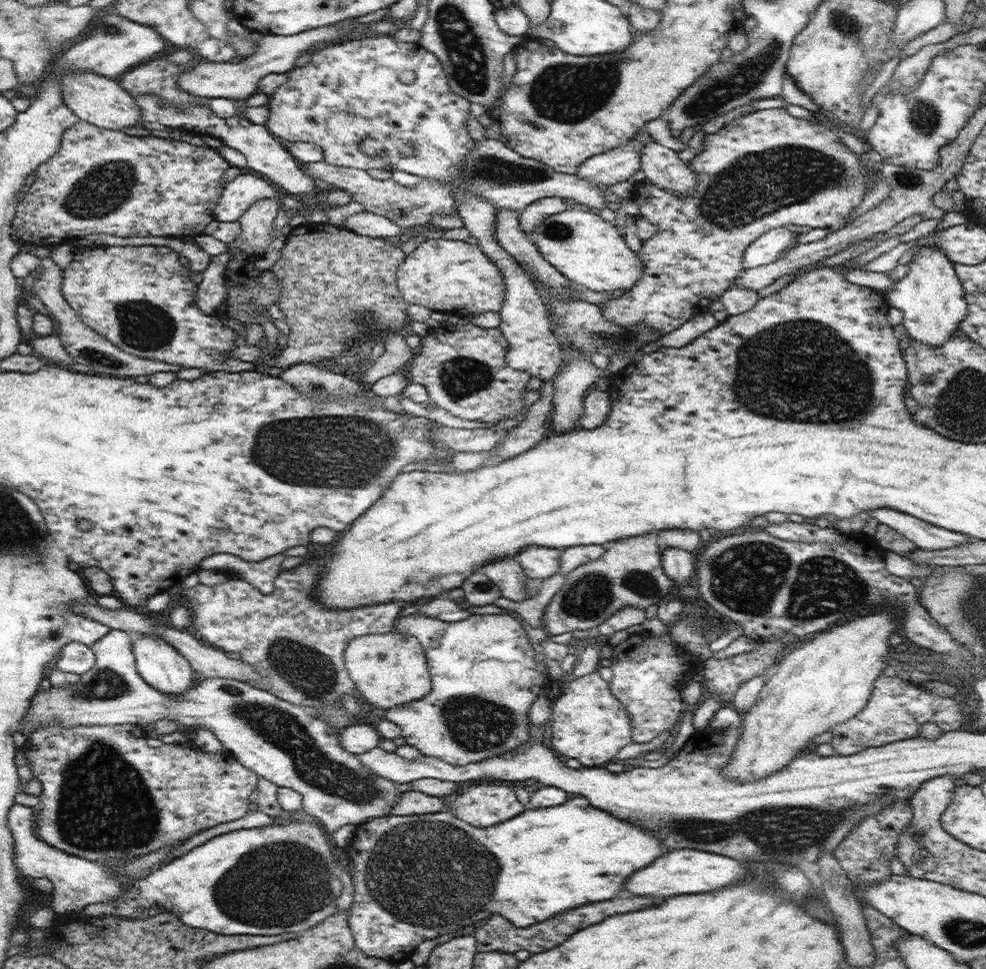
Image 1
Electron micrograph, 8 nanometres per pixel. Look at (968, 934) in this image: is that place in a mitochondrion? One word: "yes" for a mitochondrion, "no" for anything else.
yes

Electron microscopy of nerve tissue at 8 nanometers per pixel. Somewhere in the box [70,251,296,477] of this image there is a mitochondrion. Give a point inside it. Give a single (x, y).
(143, 325)

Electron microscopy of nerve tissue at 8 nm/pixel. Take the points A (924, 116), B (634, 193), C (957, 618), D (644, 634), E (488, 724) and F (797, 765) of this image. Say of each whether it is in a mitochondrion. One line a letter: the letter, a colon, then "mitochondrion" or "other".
A: mitochondrion
B: other
C: mitochondrion
D: other
E: mitochondrion
F: other

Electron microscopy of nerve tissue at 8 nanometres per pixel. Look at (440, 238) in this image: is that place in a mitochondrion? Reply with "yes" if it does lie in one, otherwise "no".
no

